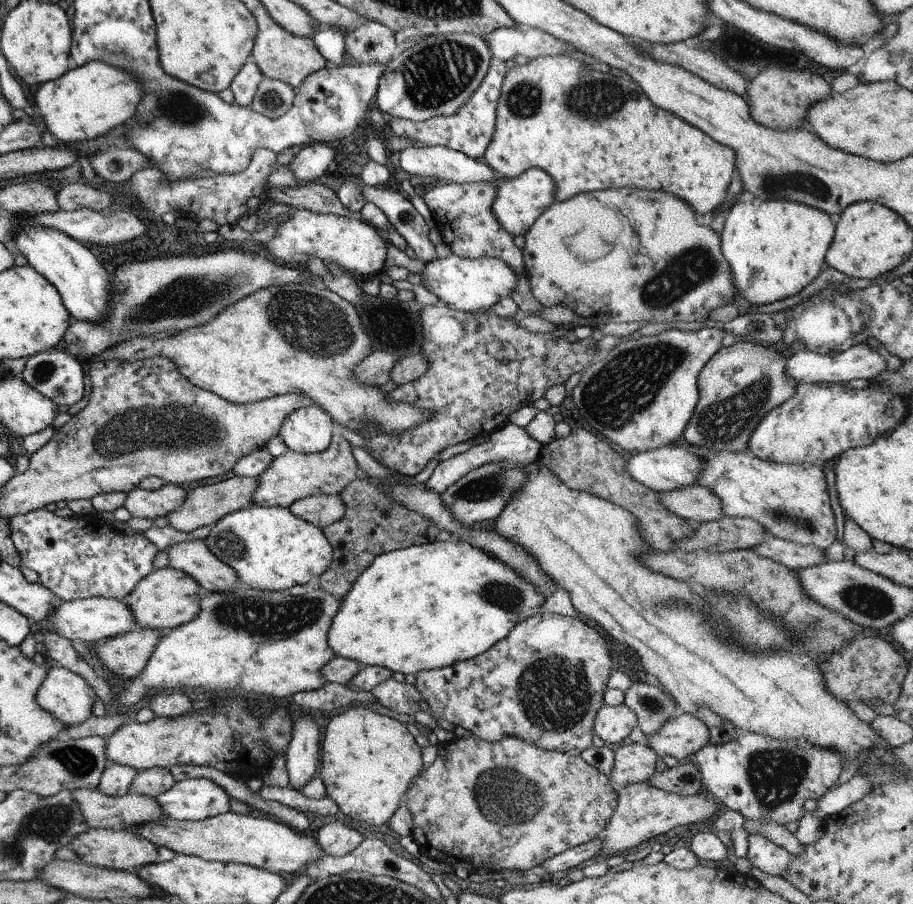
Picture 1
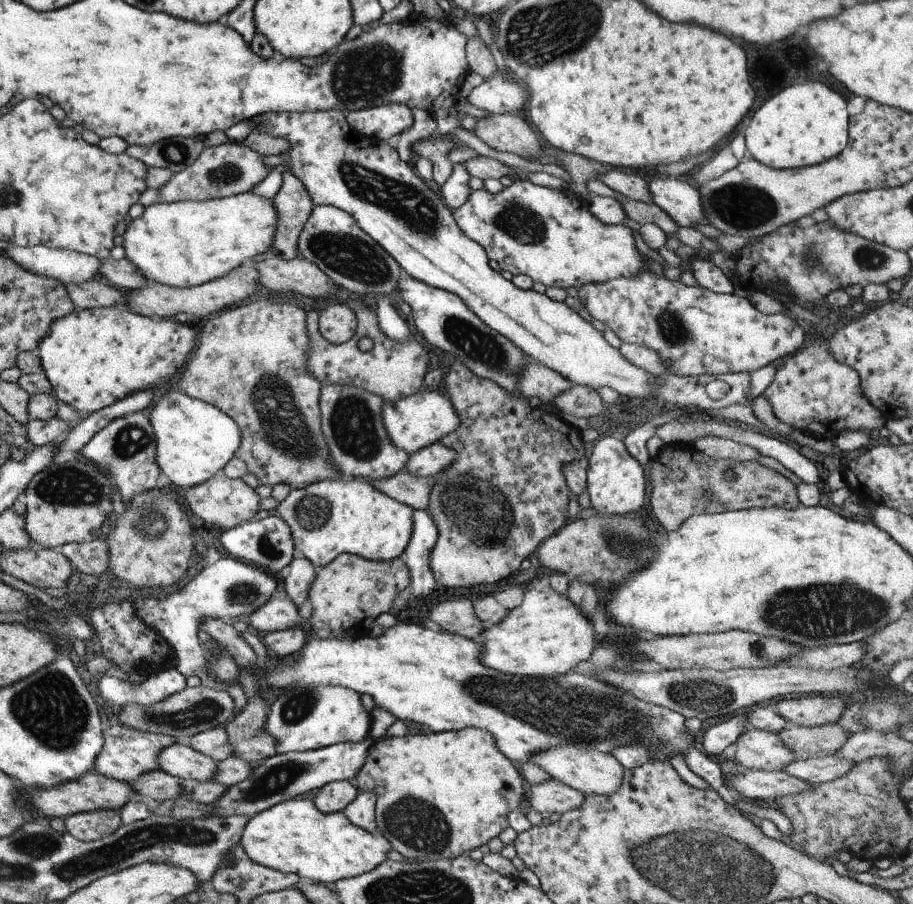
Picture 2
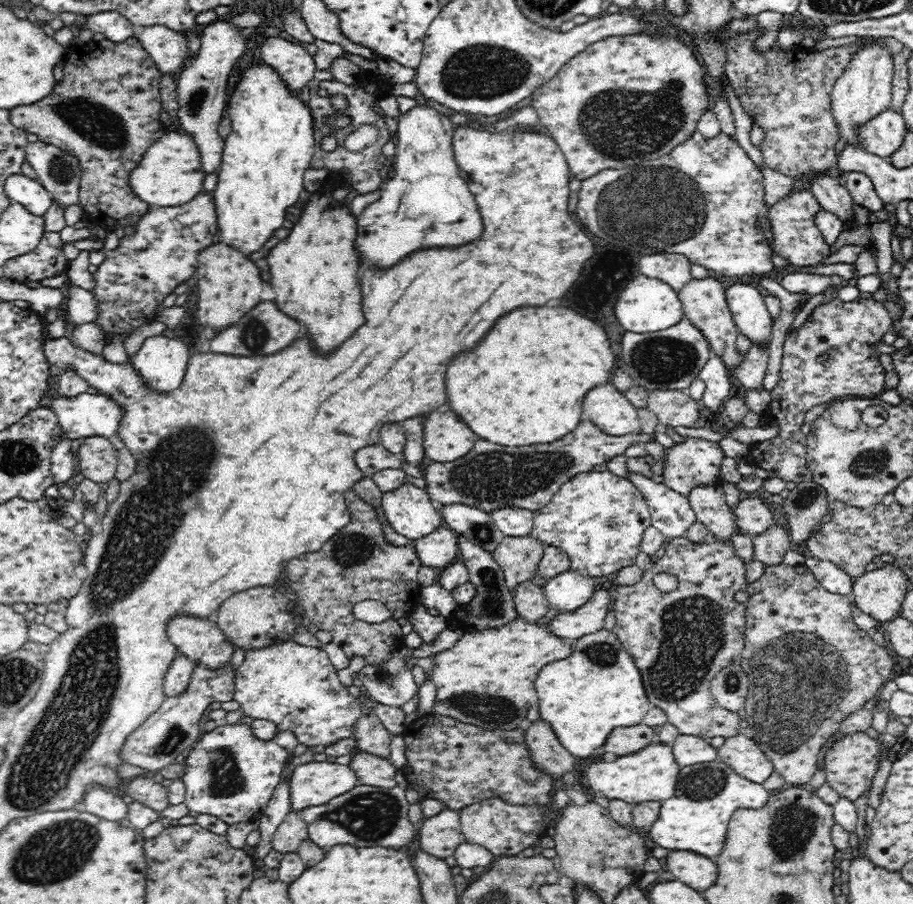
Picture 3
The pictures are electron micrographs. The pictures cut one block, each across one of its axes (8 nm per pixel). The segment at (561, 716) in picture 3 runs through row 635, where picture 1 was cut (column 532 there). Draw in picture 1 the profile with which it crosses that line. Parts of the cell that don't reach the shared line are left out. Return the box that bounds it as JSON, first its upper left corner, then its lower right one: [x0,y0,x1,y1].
[327,540,545,675]

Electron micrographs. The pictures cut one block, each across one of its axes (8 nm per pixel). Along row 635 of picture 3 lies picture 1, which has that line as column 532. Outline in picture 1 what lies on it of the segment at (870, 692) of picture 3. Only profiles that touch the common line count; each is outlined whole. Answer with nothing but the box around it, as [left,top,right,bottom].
[405,737,616,873]

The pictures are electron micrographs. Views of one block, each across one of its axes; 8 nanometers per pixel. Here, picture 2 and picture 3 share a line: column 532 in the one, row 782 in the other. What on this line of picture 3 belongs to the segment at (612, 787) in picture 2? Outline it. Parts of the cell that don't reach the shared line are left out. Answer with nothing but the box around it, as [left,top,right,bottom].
[717,733,774,784]

